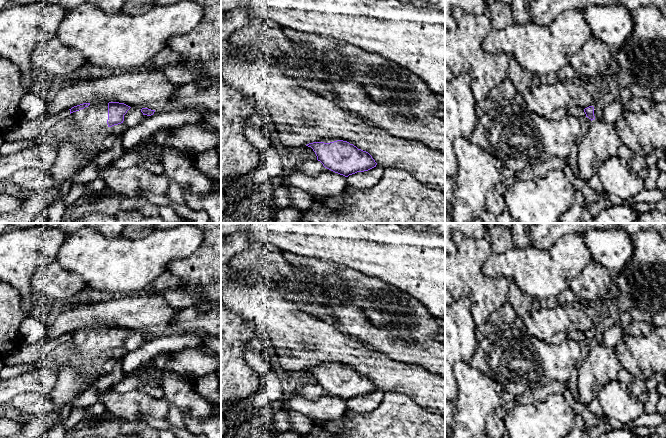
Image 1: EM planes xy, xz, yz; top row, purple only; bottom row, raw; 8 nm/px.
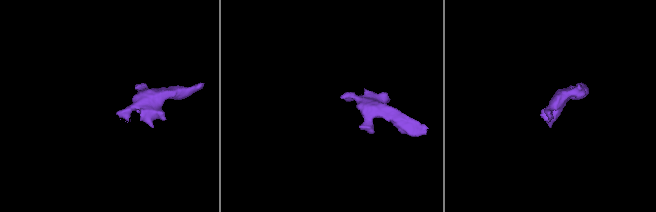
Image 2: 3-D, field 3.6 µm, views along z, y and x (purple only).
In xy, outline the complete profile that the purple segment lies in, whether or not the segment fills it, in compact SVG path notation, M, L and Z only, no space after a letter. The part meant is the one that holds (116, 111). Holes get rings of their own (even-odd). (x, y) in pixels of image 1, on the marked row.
M93 101L92 103L83 103L74 106L69 110L75 125L78 126L83 133L95 134L106 127L112 127L123 123L124 115L130 108L130 106L119 102Z

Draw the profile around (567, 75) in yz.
M570 64L548 75L534 75L524 103L528 111L548 120L559 108L576 105L584 110L594 105L592 96L581 85L580 75Z

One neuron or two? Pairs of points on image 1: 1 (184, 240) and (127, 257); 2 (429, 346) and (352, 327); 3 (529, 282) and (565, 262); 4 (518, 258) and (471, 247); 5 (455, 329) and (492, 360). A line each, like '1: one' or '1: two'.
1: one
2: one
3: one
4: two
5: two

